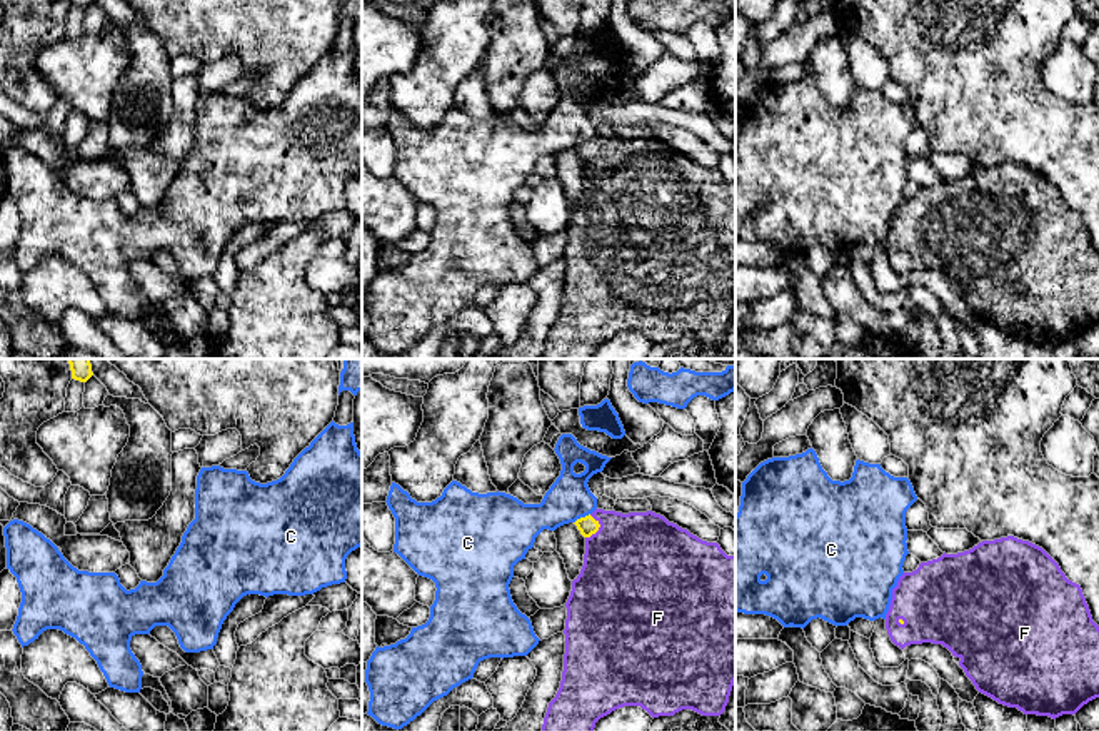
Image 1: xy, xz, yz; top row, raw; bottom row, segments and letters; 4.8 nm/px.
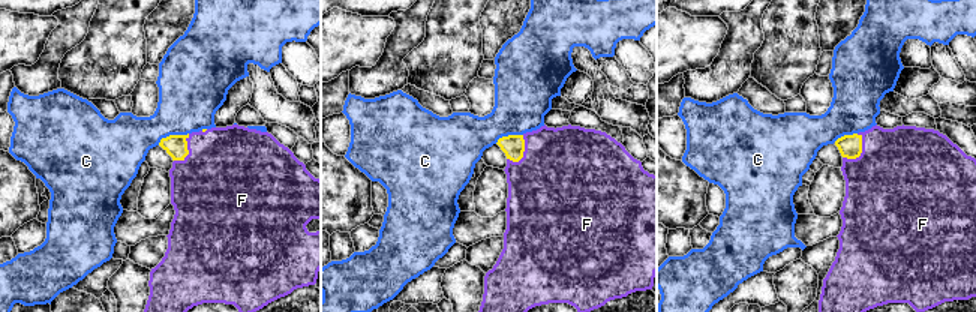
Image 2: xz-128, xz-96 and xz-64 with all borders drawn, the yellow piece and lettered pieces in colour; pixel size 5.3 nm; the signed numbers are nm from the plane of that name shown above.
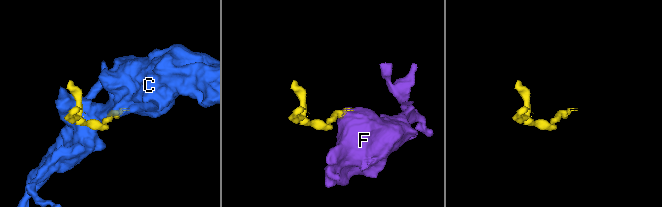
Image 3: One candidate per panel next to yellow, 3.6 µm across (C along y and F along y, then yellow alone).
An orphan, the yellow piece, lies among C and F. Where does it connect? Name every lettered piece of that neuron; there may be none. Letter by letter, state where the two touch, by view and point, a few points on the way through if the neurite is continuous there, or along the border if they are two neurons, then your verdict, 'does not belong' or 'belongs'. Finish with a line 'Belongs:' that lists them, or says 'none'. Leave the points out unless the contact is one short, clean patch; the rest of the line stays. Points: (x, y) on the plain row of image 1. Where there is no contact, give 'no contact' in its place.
C: meets yellow in xz at (581, 144); does not belong
F: meets yellow in xz at (599, 152); runs through xz (587, 152), (599, 152), (636, 189); belongs
Belongs: F

